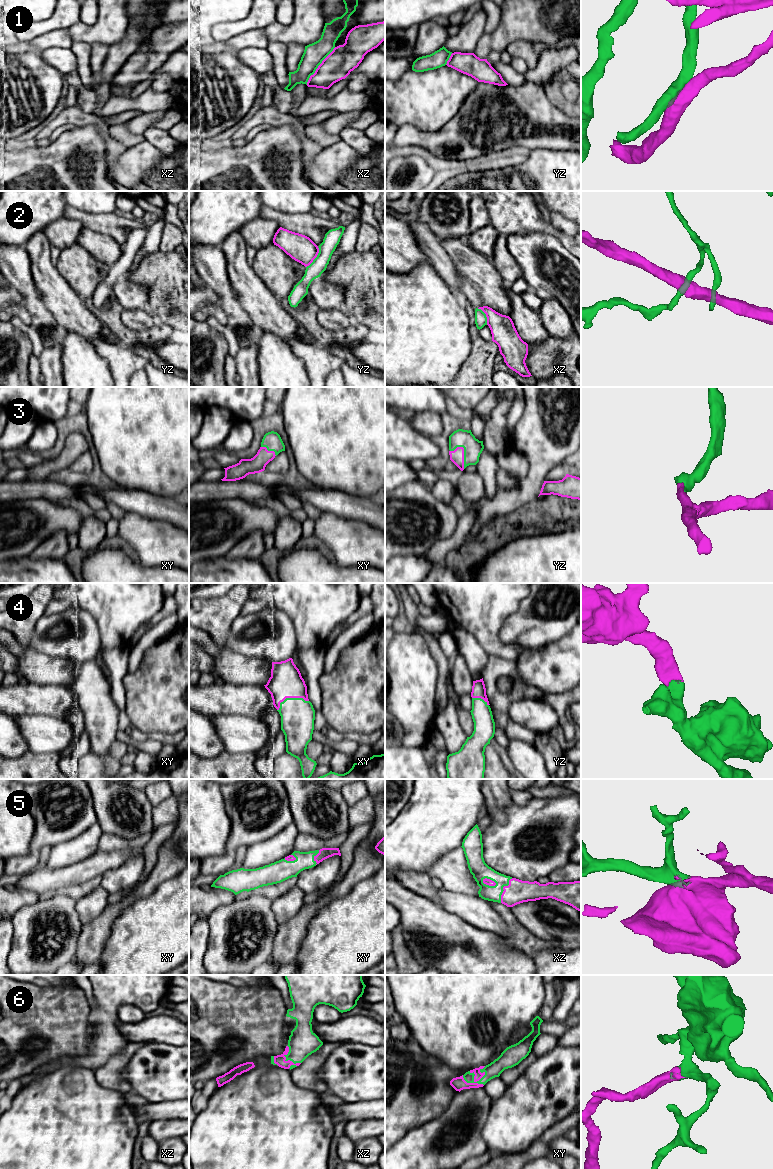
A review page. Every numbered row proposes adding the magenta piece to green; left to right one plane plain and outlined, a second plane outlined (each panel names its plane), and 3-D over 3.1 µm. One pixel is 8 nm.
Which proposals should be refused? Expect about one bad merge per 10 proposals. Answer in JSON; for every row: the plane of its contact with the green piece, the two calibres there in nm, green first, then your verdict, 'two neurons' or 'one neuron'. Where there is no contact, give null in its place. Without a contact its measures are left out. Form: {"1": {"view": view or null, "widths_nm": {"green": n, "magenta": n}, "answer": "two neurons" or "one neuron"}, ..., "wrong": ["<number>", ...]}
{"1": {"view": "xz", "widths_nm": {"green": 170, "magenta": 220}, "answer": "one neuron"}, "2": {"view": "yz", "widths_nm": {"green": 130, "magenta": 220}, "answer": "two neurons"}, "3": {"view": "yz", "widths_nm": {"green": 150, "magenta": 110}, "answer": "one neuron"}, "4": {"view": "xy", "widths_nm": {"green": 280, "magenta": 260}, "answer": "one neuron"}, "5": {"view": "xz", "widths_nm": {"green": 150, "magenta": 50}, "answer": "one neuron"}, "6": {"view": "xy", "widths_nm": {"green": 120, "magenta": 60}, "answer": "one neuron"}, "wrong": ["2"]}

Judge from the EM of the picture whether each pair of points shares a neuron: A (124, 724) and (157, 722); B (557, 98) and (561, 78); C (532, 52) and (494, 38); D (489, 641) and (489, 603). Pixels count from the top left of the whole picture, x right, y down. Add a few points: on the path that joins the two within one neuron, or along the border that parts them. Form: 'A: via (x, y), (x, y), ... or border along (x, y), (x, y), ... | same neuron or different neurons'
A: border along (124, 709), (132, 725) | different neurons
B: via (557, 93), (557, 83) | same neuron
C: border along (533, 44), (523, 40), (515, 40), (505, 50) | different neurons
D: via (489, 632), (489, 612) | same neuron

